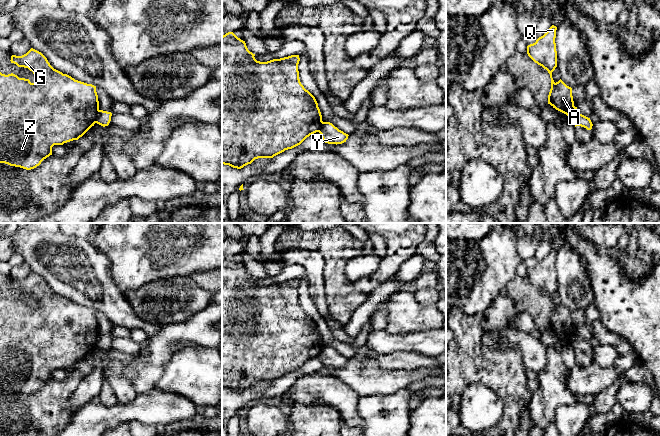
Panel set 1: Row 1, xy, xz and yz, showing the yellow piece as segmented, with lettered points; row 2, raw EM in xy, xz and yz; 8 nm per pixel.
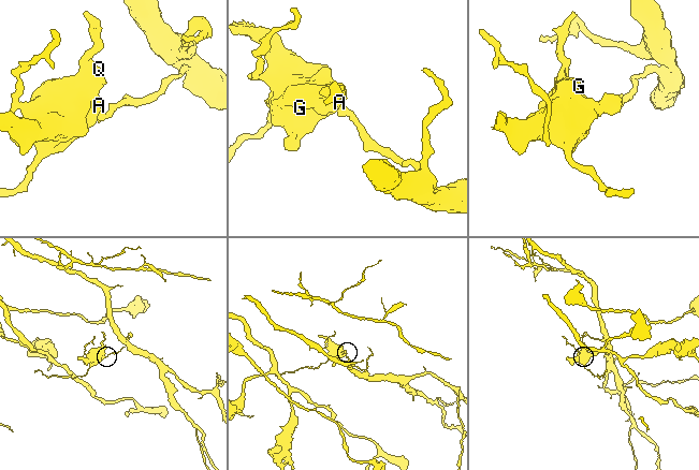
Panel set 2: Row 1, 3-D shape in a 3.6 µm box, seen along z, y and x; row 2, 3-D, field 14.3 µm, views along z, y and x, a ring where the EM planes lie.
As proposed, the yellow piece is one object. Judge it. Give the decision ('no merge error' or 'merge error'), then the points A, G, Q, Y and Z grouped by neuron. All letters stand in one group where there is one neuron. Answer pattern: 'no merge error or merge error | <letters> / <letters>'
merge error | A G Q Z / Y

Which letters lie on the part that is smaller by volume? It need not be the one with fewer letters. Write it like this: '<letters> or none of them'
A, G, Q, Z

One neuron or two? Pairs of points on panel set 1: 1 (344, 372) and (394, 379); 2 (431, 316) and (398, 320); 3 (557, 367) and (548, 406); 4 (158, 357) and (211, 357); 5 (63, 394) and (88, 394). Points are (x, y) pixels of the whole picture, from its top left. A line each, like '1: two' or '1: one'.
1: one
2: one
3: one
4: two
5: two

